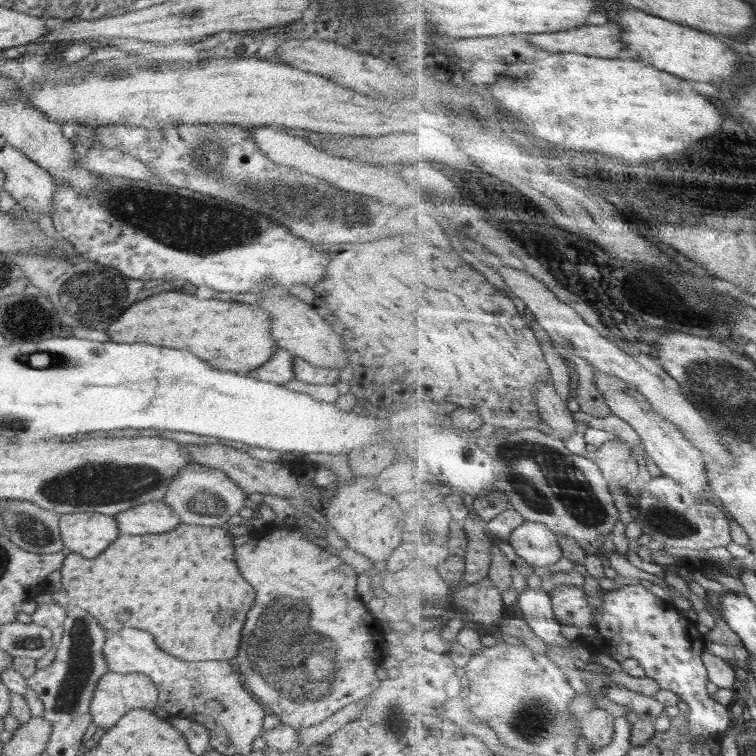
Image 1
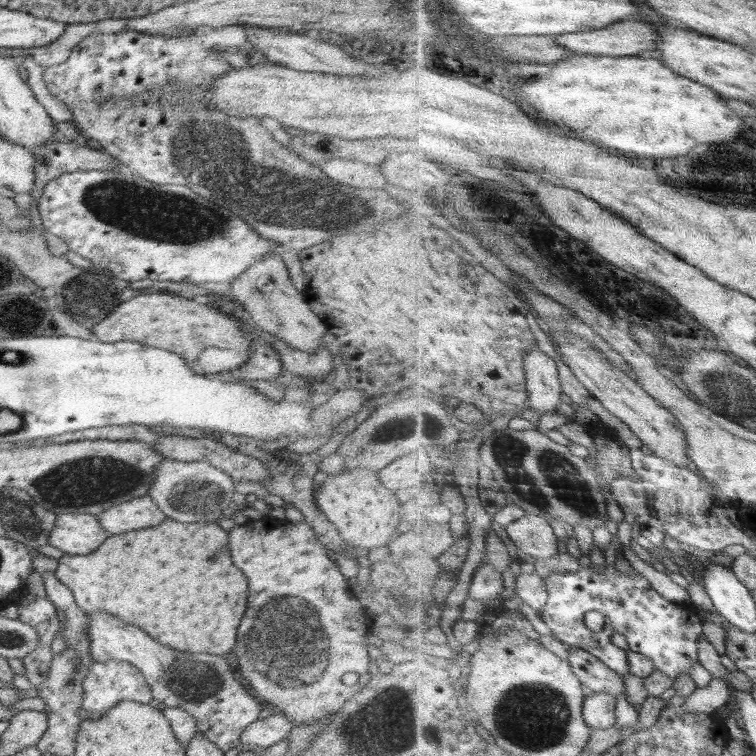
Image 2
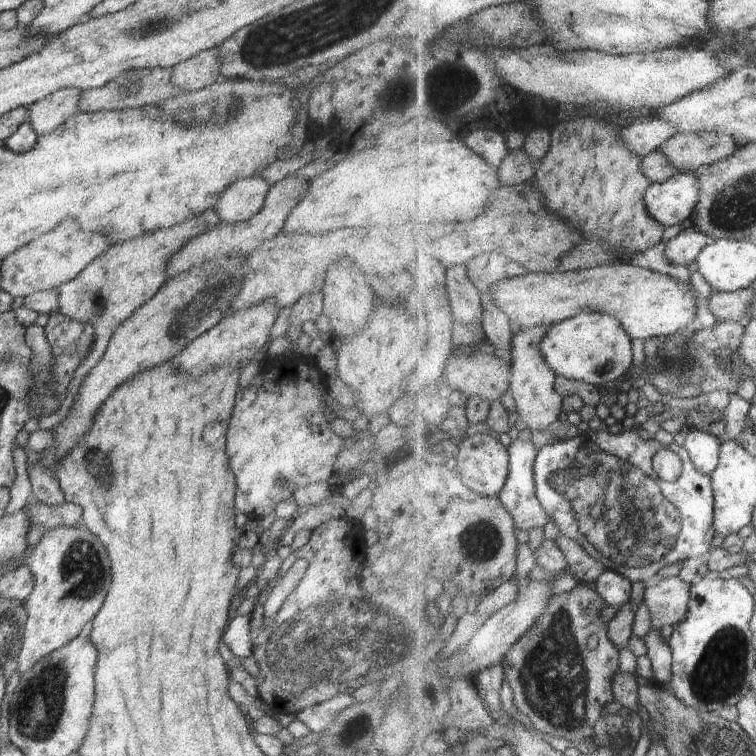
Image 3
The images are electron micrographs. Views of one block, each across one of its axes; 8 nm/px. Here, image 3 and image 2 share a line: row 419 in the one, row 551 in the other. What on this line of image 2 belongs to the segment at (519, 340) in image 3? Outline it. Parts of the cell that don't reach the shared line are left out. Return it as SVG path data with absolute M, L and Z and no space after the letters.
M527 514L524 518L520 518L518 522L510 524L506 530L516 547L518 547L518 550L521 550L527 555L531 555L533 560L550 559L559 554L560 540L556 535L555 528L548 519L542 518L542 516Z

